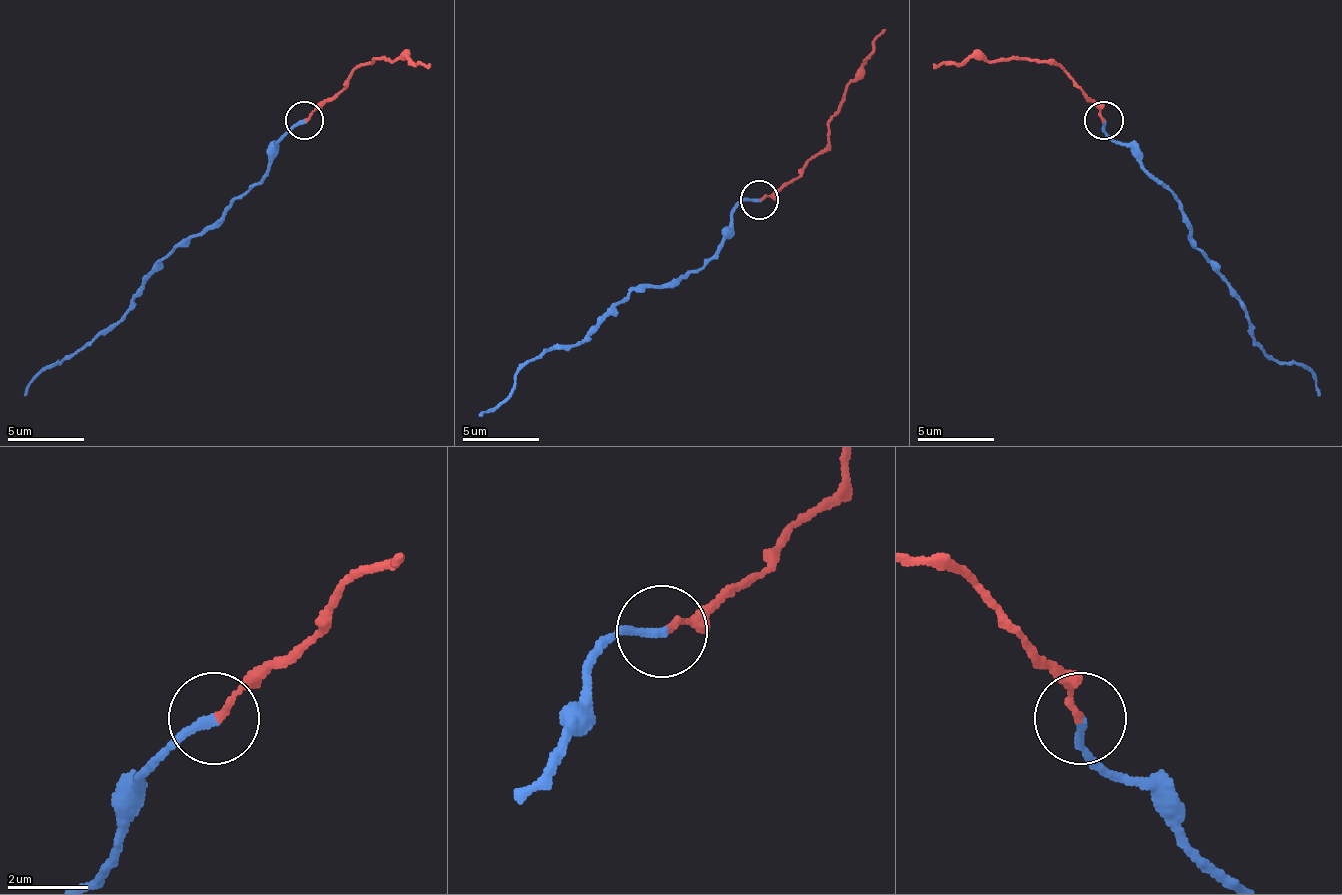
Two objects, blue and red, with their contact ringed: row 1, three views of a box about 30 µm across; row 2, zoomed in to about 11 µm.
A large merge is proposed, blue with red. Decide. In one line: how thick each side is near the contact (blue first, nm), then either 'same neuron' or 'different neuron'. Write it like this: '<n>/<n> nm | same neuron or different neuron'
220/140 nm | different neuron

